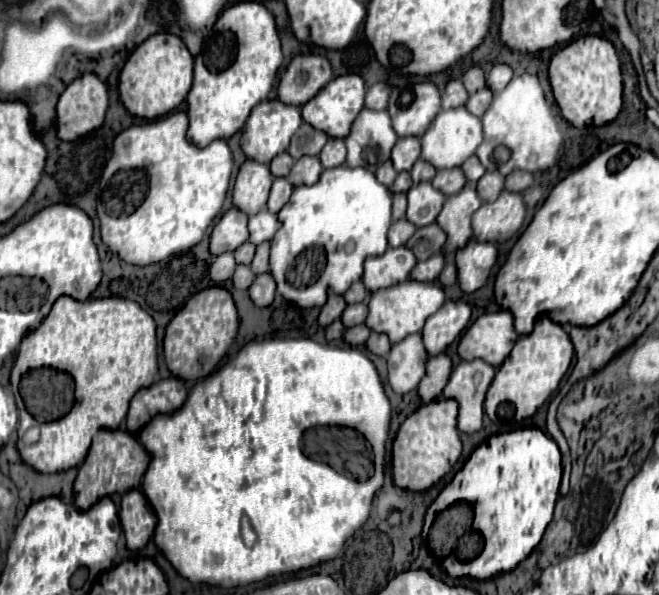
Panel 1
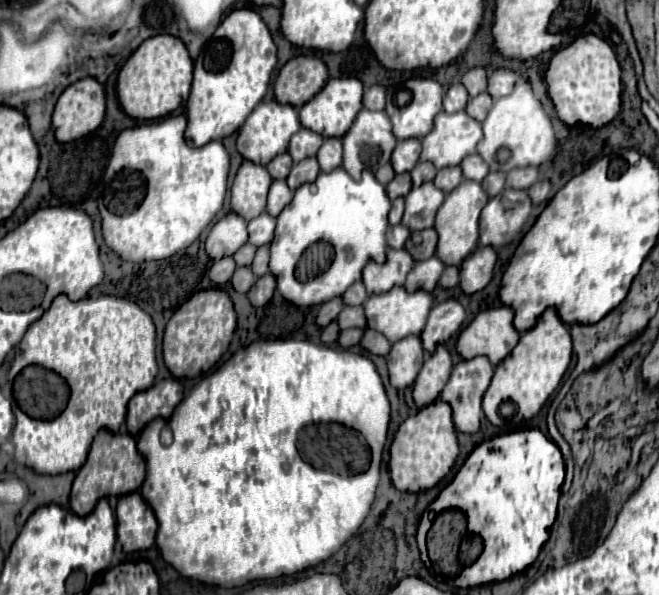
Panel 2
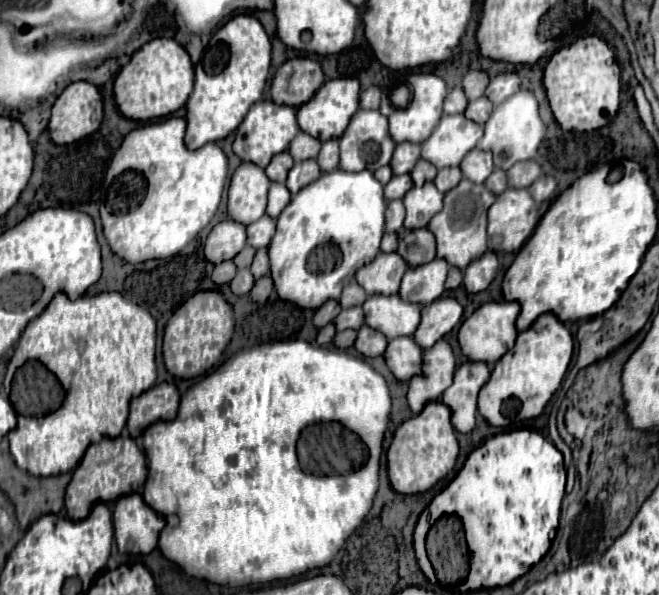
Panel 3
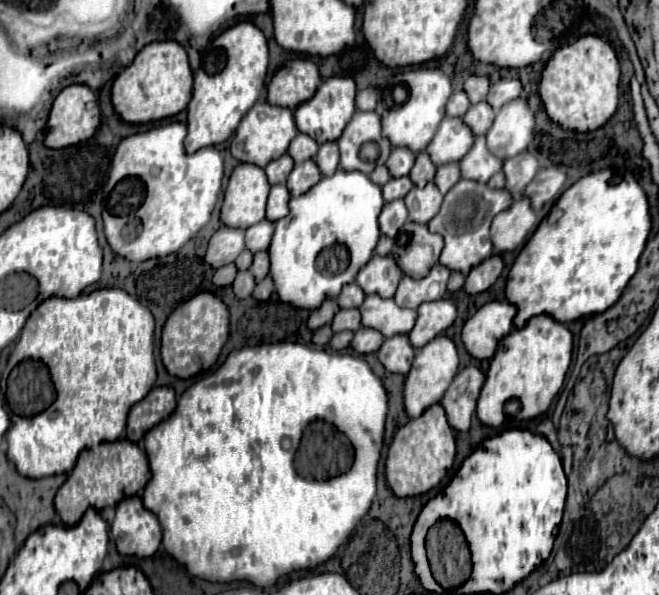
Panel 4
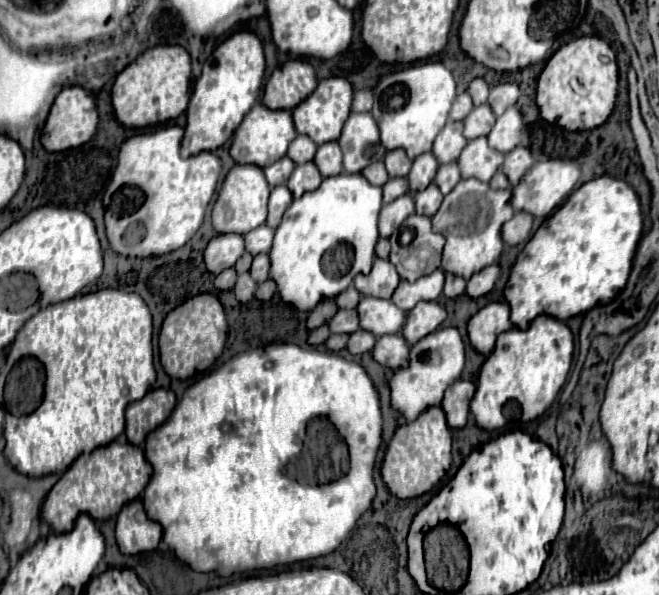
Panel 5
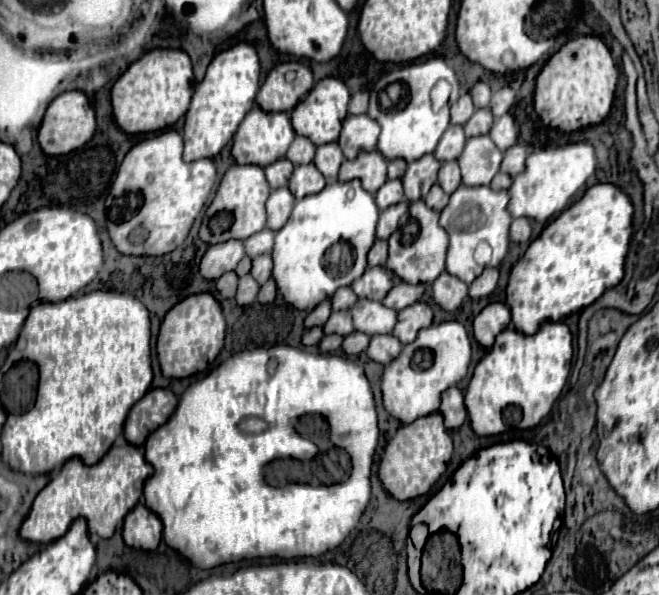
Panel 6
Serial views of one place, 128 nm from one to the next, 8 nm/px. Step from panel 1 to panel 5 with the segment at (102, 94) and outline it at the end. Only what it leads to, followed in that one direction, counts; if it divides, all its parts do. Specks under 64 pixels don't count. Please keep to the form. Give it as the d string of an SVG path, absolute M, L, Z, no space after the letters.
M70 86L56 96L52 110L48 114L48 120L42 128L40 140L48 152L62 152L62 150L70 150L86 144L94 136L96 126L98 126L98 112L96 112L94 98L88 96L80 86Z

